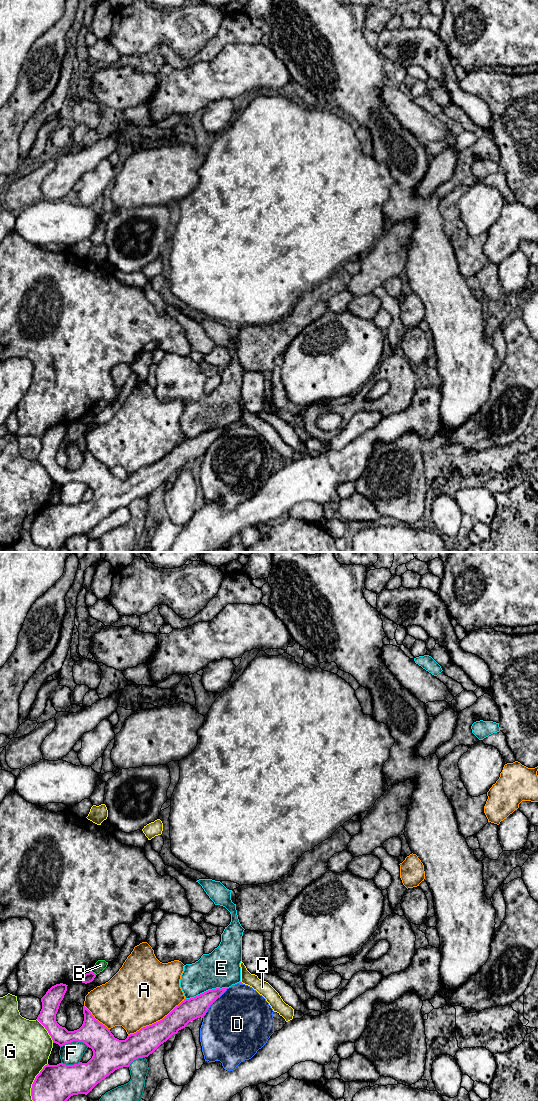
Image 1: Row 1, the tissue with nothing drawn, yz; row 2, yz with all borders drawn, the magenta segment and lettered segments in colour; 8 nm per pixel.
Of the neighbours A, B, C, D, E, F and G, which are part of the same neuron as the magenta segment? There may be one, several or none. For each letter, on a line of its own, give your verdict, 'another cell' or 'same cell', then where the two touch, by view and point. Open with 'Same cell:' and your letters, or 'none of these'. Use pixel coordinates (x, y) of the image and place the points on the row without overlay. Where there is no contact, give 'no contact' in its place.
Same cell: none of these
A: another cell | yz (156, 462)
B: another cell | yz (94, 413)
C: another cell | no contact
D: another cell | yz (212, 442)
E: another cell | yz (206, 431)
F: another cell | yz (74, 480)
G: another cell | yz (31, 534)

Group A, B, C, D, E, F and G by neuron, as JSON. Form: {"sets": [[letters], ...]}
{"sets": [["A"], ["B", "E"], ["C"], ["D"], ["F"], ["G"]]}

